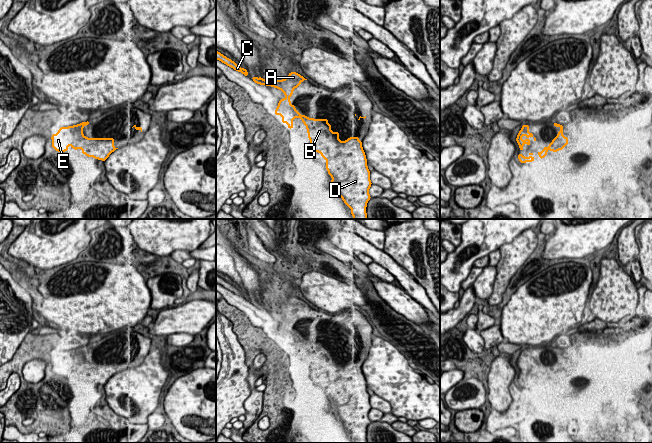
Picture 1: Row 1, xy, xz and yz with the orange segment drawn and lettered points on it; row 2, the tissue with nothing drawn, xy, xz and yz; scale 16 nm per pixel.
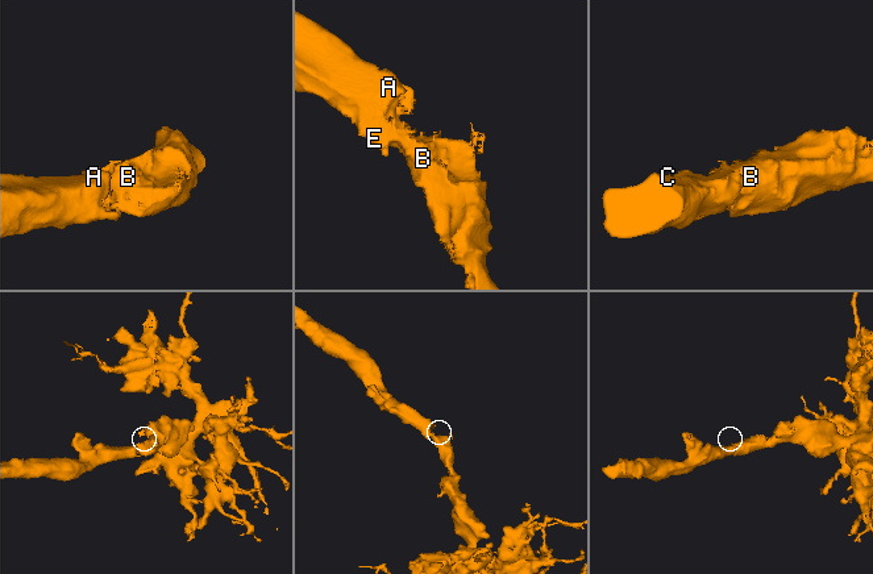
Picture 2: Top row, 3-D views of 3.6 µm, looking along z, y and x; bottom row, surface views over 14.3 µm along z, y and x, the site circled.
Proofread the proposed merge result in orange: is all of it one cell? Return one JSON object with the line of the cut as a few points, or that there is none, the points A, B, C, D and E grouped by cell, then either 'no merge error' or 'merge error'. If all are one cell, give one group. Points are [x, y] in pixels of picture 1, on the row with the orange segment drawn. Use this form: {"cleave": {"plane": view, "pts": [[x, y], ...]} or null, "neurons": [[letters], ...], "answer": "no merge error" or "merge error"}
{"cleave": null, "neurons": [["A", "B", "C", "D", "E"]], "answer": "no merge error"}

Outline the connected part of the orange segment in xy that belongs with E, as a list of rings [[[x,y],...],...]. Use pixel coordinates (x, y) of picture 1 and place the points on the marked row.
[[[90,121],[78,125],[61,127],[57,134],[53,134],[52,147],[58,152],[68,151],[70,144],[74,150],[82,149],[82,154],[105,161],[118,148],[114,147],[113,138],[87,138],[83,135],[83,127]]]

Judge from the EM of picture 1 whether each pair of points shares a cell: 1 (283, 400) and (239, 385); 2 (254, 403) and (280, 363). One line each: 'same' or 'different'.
1: different
2: different

